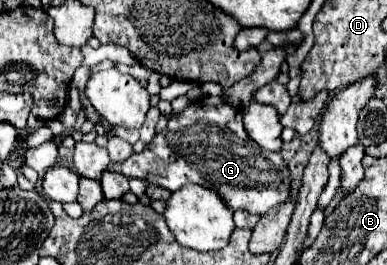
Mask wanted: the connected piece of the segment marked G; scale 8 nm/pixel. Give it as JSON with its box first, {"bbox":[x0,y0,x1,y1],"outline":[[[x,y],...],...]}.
{"bbox":[109,97,291,215],"outline":[[[201,97],[181,113],[173,113],[169,127],[155,135],[155,139],[125,163],[109,163],[109,171],[125,177],[159,185],[167,191],[177,191],[185,183],[197,183],[213,189],[231,211],[247,211],[265,215],[269,209],[285,201],[291,193],[291,179],[287,177],[287,163],[279,153],[265,151],[245,137],[241,109],[233,109],[223,97]]]}

